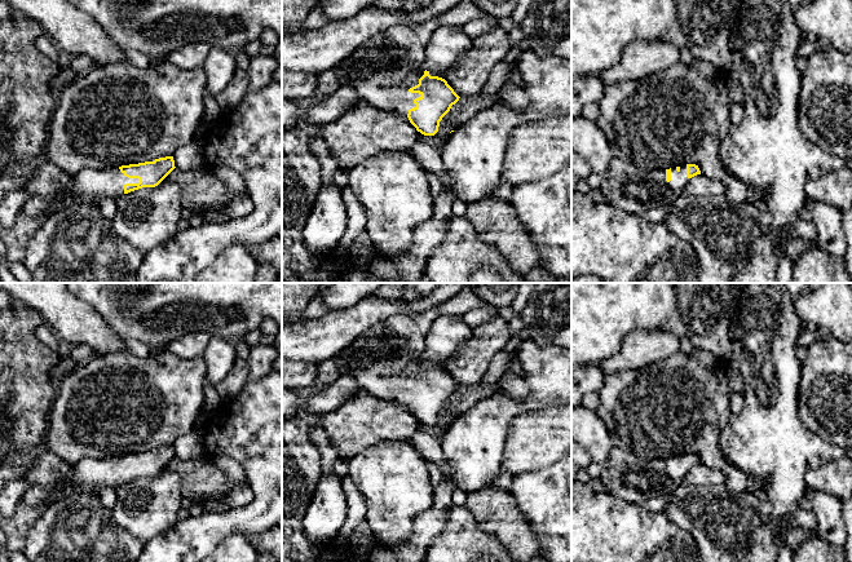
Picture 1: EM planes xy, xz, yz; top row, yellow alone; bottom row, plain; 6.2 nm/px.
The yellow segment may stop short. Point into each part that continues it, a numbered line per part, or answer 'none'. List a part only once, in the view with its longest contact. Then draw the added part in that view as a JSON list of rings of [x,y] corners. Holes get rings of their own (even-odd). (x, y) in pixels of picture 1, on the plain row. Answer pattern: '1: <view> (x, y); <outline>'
1: xz (383, 359); [[[427,310],[416,315],[394,315],[372,326],[334,358],[339,373],[354,377],[358,386],[378,398],[407,406],[409,399],[416,397],[414,389],[421,386],[409,379],[418,375],[424,364],[420,357],[425,348],[425,335],[436,318]]]

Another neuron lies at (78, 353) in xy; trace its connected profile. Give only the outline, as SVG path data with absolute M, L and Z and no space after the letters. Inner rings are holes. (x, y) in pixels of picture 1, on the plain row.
M80 344L75 346L65 346L62 350L58 351L58 354L65 360L66 359L74 360L75 364L96 355L94 350L85 344Z

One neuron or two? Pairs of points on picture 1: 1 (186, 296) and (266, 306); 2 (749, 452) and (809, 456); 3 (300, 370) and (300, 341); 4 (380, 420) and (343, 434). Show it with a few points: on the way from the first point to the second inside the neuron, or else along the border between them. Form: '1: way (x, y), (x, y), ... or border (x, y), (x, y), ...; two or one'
1: way (206, 296), (247, 296); one
2: way (764, 452), (794, 452); one
3: border (295, 361), (305, 361), (316, 366); two
4: way (371, 420), (365, 420), (352, 428); one

